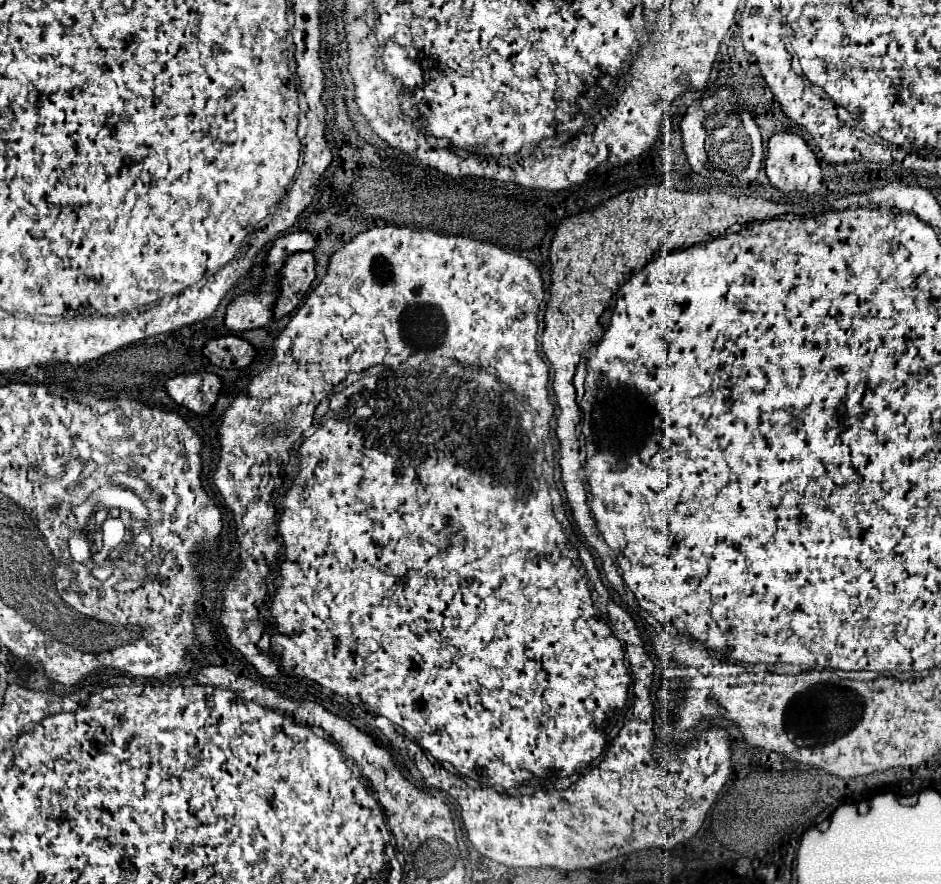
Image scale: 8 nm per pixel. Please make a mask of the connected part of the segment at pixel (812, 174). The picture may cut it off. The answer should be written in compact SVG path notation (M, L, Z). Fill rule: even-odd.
M778 132L768 142L768 158L766 158L766 174L774 188L780 192L804 192L816 194L822 188L822 170L816 154L804 142L802 136L794 132Z

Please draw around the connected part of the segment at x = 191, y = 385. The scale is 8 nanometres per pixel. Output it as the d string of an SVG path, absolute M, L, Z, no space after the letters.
M194 372L170 378L170 382L164 384L164 390L176 404L194 410L196 414L206 414L216 402L220 386L222 382L216 374Z

